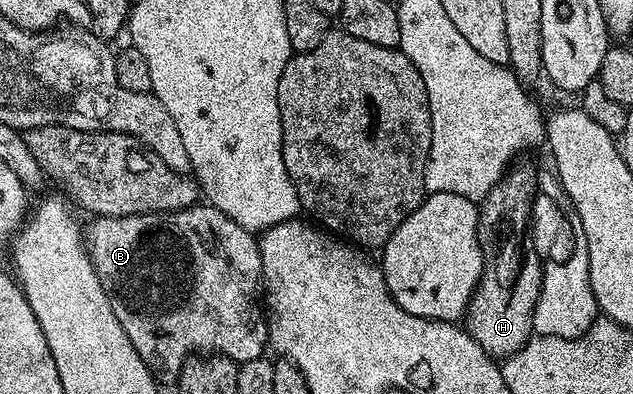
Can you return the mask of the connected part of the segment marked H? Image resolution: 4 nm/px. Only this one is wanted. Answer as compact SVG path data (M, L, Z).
M516 169L505 172L500 181L485 195L478 205L478 227L476 228L476 241L480 244L480 250L484 252L484 270L480 280L476 282L476 289L468 298L466 310L466 332L488 352L493 359L507 359L533 336L532 316L536 306L537 294L516 293L516 284L520 281L520 248L526 245L526 234L530 229L532 216L532 203L534 188L532 189L532 177L524 169Z

